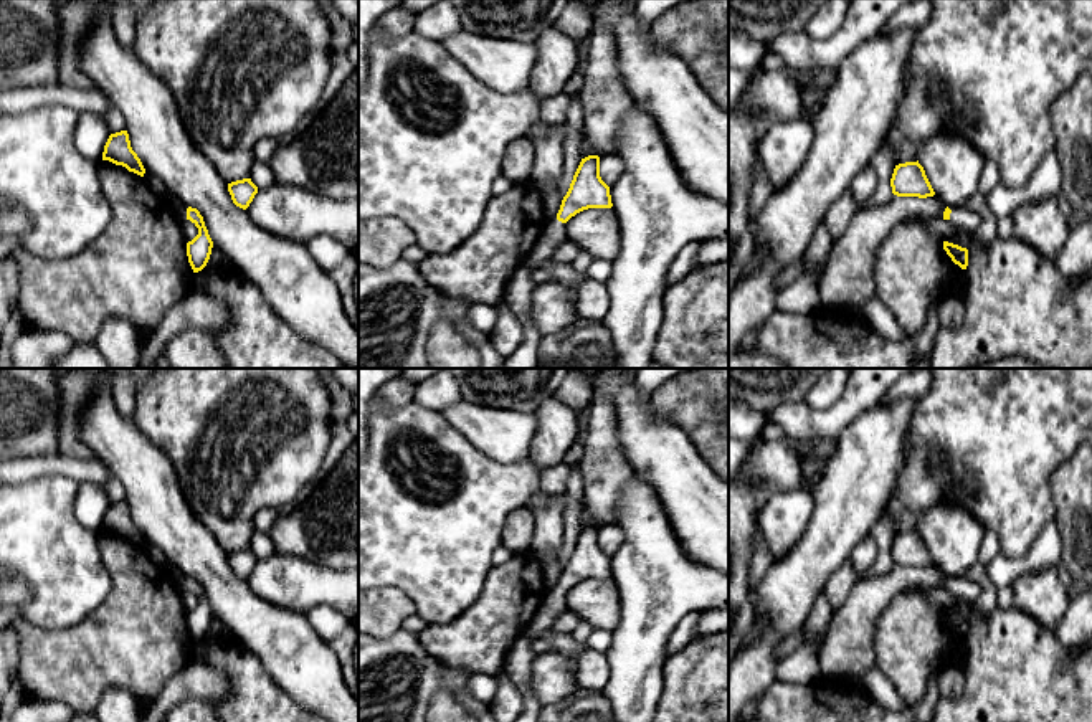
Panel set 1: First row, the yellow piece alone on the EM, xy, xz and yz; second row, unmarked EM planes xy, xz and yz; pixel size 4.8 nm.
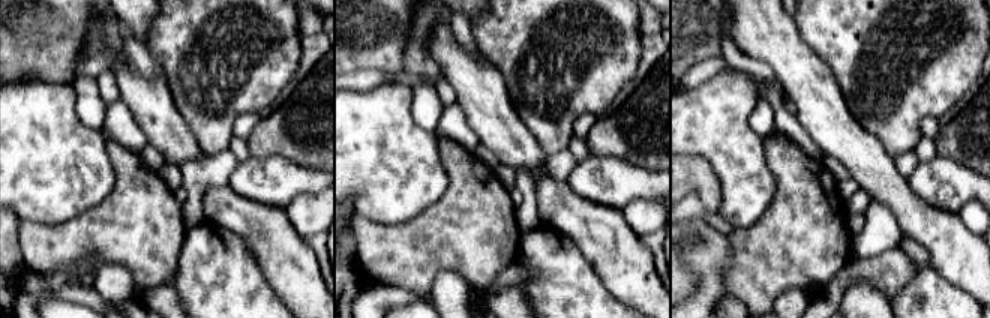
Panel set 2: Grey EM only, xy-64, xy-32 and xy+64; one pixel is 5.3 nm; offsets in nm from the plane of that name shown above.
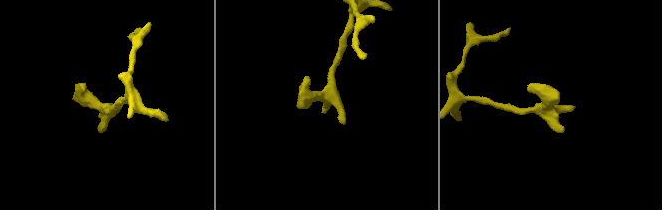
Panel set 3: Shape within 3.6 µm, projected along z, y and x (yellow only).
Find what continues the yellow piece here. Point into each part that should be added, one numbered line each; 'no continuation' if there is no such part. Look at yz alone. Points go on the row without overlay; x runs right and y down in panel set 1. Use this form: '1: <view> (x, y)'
1: yz (965, 588)

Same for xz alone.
1: xz (517, 663)

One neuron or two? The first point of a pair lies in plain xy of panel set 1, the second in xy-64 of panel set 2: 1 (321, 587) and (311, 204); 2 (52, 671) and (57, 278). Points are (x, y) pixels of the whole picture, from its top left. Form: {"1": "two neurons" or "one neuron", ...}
{"1": "two neurons", "2": "two neurons"}

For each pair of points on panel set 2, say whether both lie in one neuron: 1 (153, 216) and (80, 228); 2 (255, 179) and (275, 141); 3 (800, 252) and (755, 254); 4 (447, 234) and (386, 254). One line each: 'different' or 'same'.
1: same
2: different
3: same
4: same

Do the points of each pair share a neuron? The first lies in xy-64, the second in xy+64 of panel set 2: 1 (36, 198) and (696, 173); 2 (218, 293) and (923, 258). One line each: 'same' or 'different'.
1: different
2: different

